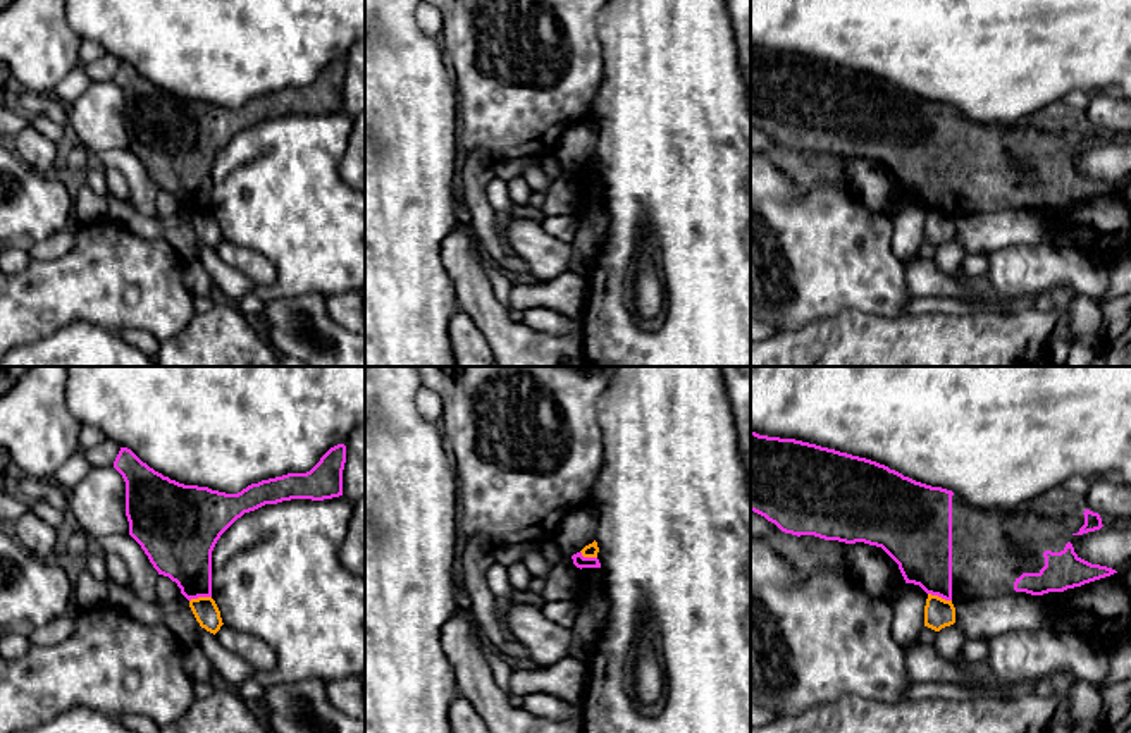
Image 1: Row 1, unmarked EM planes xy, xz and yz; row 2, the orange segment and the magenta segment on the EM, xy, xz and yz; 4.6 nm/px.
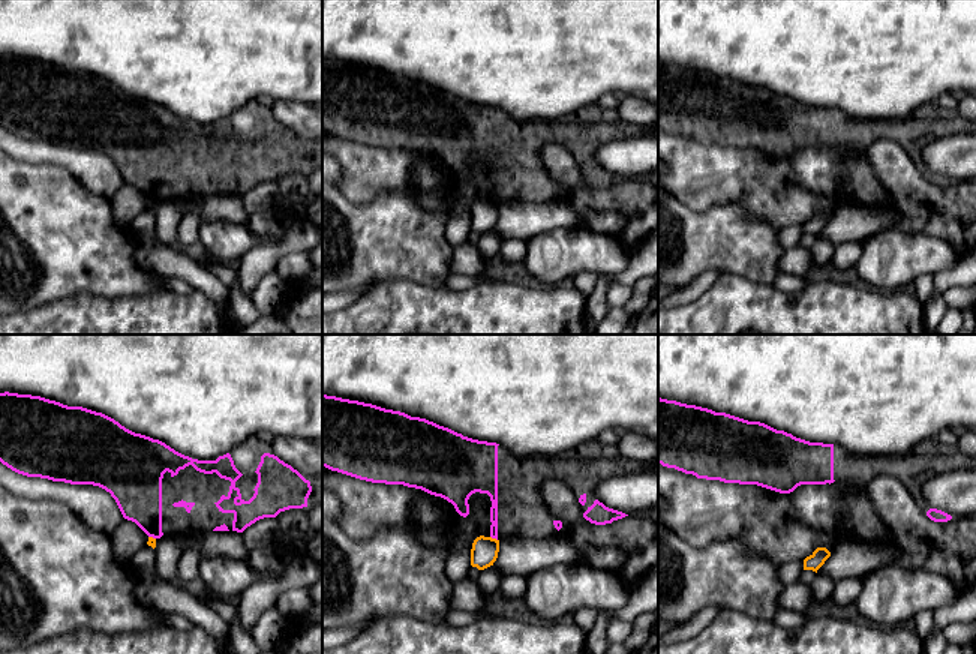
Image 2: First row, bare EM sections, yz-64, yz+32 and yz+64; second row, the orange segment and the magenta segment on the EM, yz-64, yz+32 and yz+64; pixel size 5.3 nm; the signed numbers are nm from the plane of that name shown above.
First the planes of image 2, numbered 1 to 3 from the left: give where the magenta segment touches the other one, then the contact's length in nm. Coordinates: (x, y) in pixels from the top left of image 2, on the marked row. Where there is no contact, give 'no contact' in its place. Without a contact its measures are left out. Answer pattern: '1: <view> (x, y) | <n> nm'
1: yz-64 (152, 537) | 40 nm
2: yz+32 (493, 539) | 50 nm
3: no contact

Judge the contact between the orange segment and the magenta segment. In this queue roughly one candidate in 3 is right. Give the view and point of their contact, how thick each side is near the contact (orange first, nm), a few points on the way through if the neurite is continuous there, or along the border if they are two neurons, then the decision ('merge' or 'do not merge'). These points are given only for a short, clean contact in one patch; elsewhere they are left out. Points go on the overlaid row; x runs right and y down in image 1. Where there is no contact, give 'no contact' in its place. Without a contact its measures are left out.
yz (940, 597) | 140/280 nm | along yz (928, 592), (951, 601) | do not merge

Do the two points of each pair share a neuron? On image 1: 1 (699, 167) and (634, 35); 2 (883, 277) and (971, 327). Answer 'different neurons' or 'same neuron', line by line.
1: same neuron
2: different neurons

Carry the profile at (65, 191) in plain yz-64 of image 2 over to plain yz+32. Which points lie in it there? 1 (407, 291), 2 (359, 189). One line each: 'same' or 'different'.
1: different
2: different

